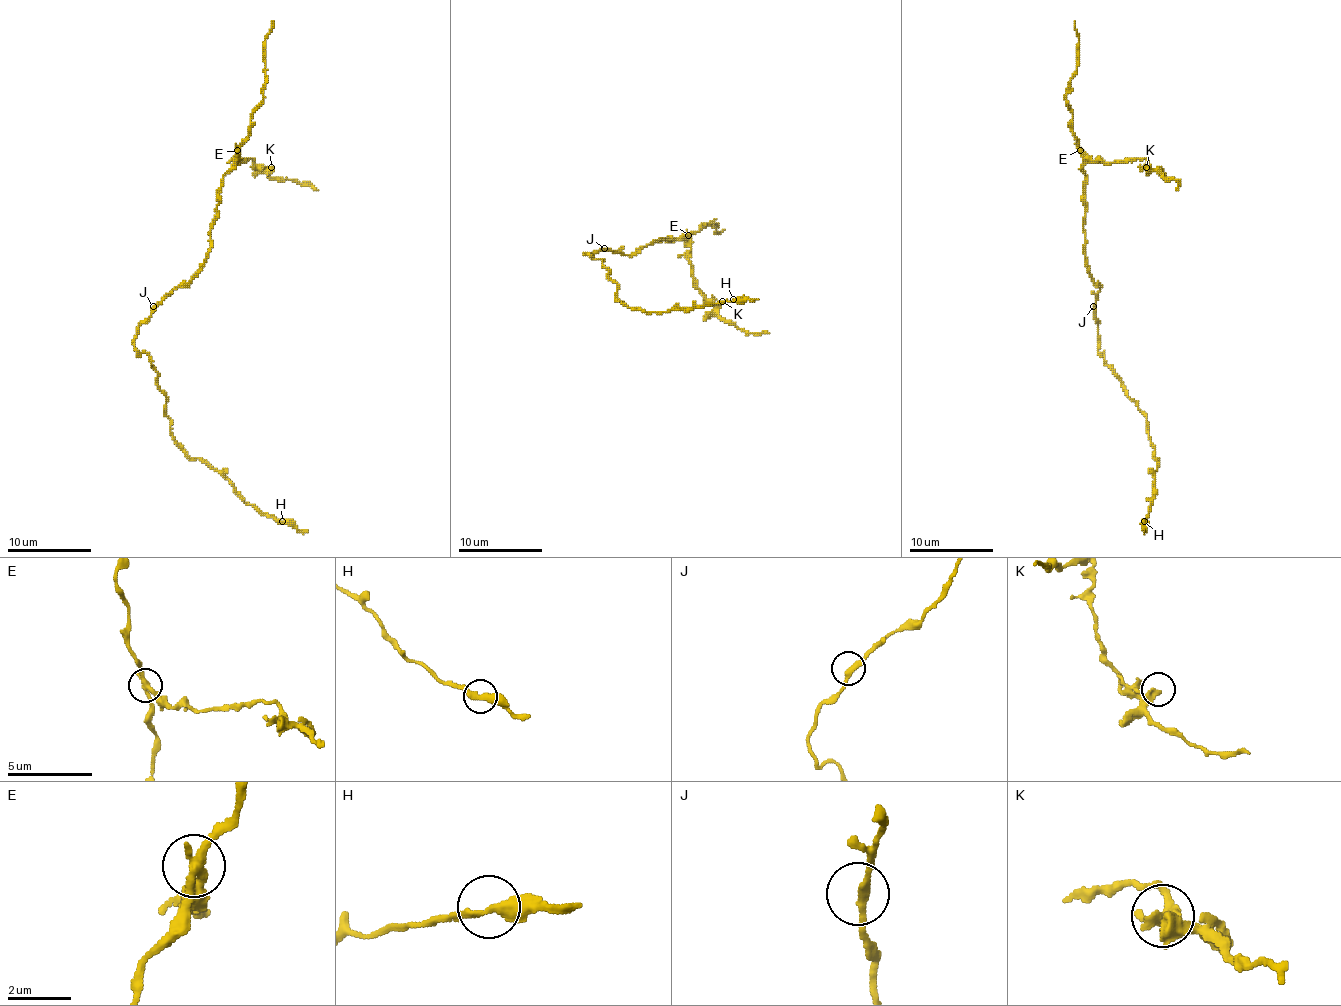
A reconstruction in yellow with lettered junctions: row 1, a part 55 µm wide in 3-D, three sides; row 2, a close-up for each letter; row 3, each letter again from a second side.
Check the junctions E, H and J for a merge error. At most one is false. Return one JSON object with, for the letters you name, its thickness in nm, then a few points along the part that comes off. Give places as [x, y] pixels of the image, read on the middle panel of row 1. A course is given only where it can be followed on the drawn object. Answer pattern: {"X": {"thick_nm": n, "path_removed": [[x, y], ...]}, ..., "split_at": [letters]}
{"E": {"thick_nm": 320, "path_removed": [[689, 236], [693, 282], [703, 295], [703, 301], [722, 318], [750, 333], [769, 333]]}, "split_at": ["E"]}

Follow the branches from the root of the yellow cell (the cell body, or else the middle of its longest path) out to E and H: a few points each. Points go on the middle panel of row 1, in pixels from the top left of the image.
E: (606, 251), (634, 255), (642, 246), (657, 240), (678, 240), (689, 236)
H: (606, 251), (585, 255), (602, 261), (617, 284), (617, 297), (632, 310), (693, 310), (733, 299)

